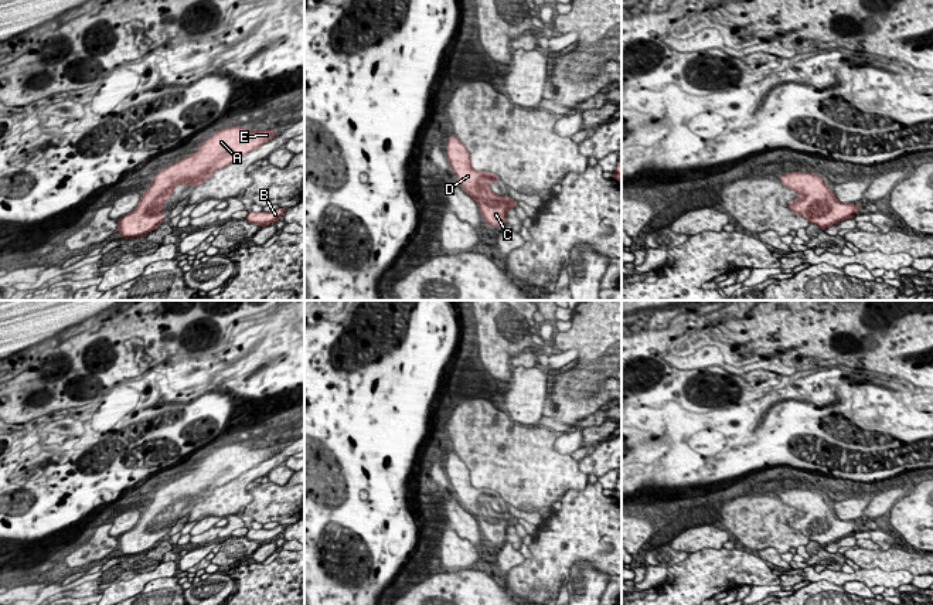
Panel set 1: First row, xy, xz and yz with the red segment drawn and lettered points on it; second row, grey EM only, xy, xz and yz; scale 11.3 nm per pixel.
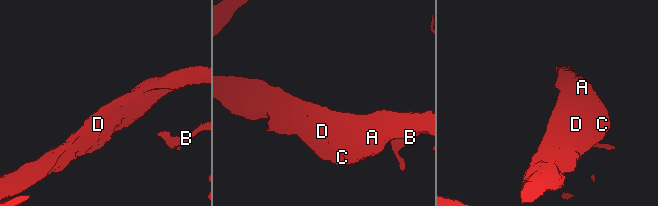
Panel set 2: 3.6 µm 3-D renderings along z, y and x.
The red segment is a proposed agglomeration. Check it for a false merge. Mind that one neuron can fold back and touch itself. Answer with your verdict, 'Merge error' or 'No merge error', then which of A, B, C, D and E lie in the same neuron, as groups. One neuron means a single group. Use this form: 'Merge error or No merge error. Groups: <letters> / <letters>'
No merge error. Groups: A B C D E

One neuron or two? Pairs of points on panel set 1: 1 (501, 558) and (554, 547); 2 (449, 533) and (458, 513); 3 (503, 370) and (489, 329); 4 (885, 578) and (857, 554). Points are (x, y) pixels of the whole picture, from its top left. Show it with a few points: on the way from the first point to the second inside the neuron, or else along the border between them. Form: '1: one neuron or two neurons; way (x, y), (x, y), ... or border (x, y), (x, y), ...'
1: two neurons; border (525, 560), (506, 571)
2: two neurons; border (448, 526), (473, 546)
3: one neuron; way (497, 360), (497, 339)
4: two neurons; border (860, 567), (888, 571), (903, 570)

